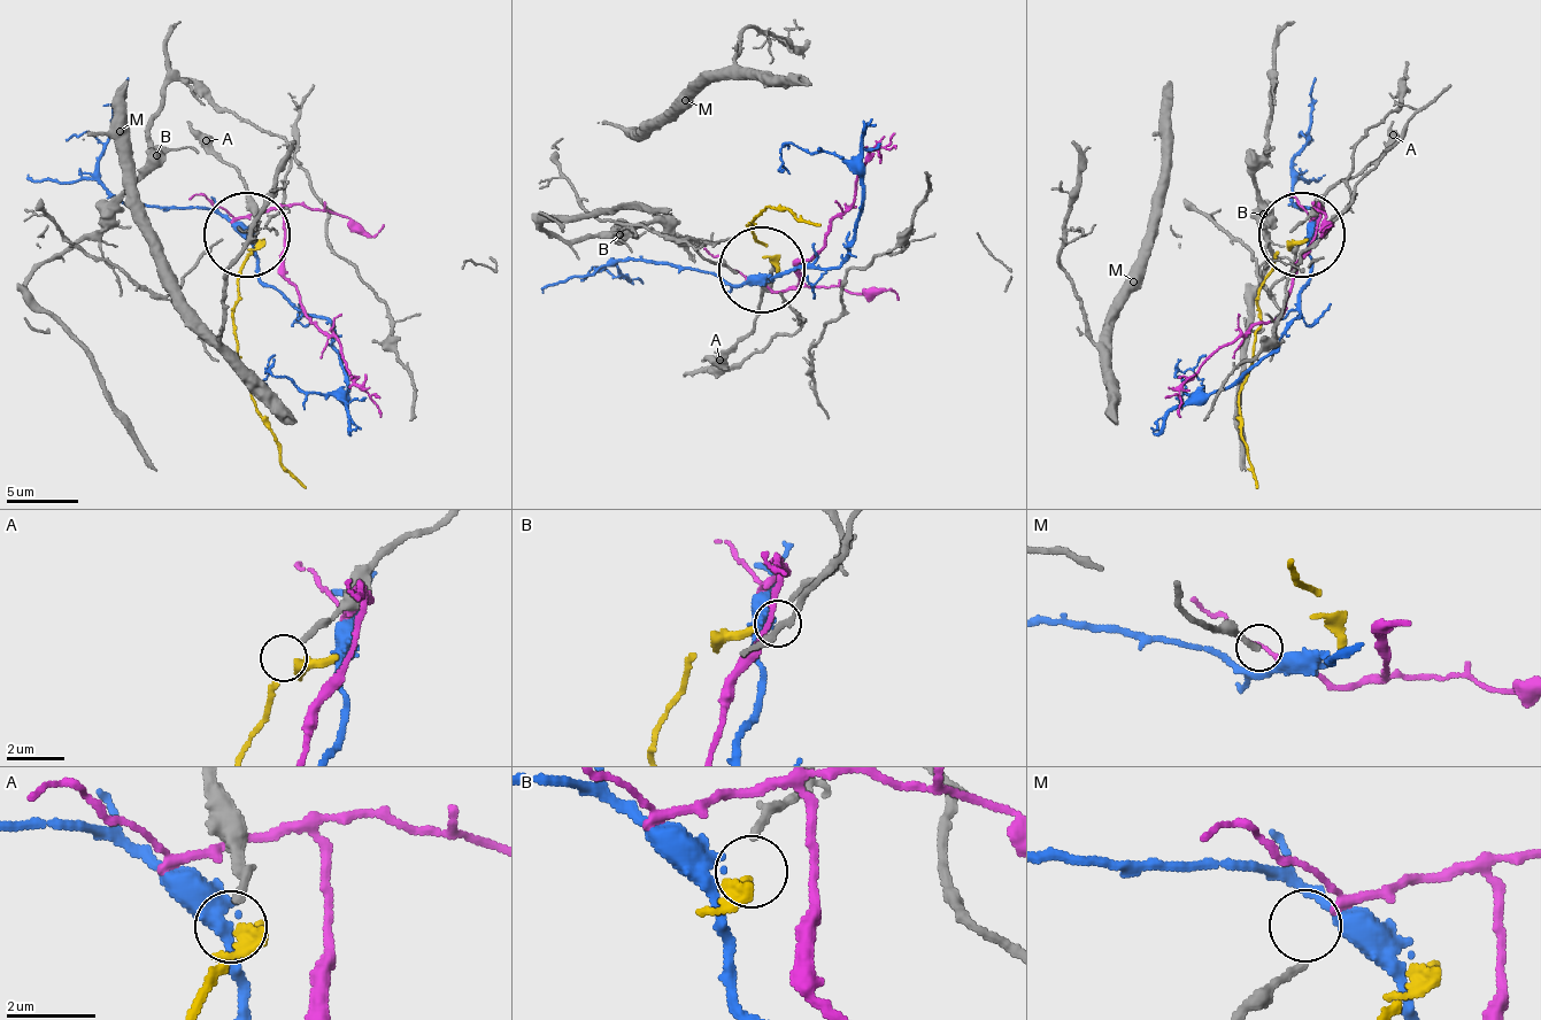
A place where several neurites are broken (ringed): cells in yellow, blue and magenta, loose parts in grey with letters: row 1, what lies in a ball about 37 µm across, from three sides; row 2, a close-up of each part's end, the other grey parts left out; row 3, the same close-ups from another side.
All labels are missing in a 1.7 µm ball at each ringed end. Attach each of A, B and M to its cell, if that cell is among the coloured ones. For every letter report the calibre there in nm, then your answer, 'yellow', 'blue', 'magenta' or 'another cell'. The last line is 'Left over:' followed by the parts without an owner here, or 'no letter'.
A: 200 nm | another cell
B: 170 nm | yellow
M: 170 nm | magenta
Left over: A

